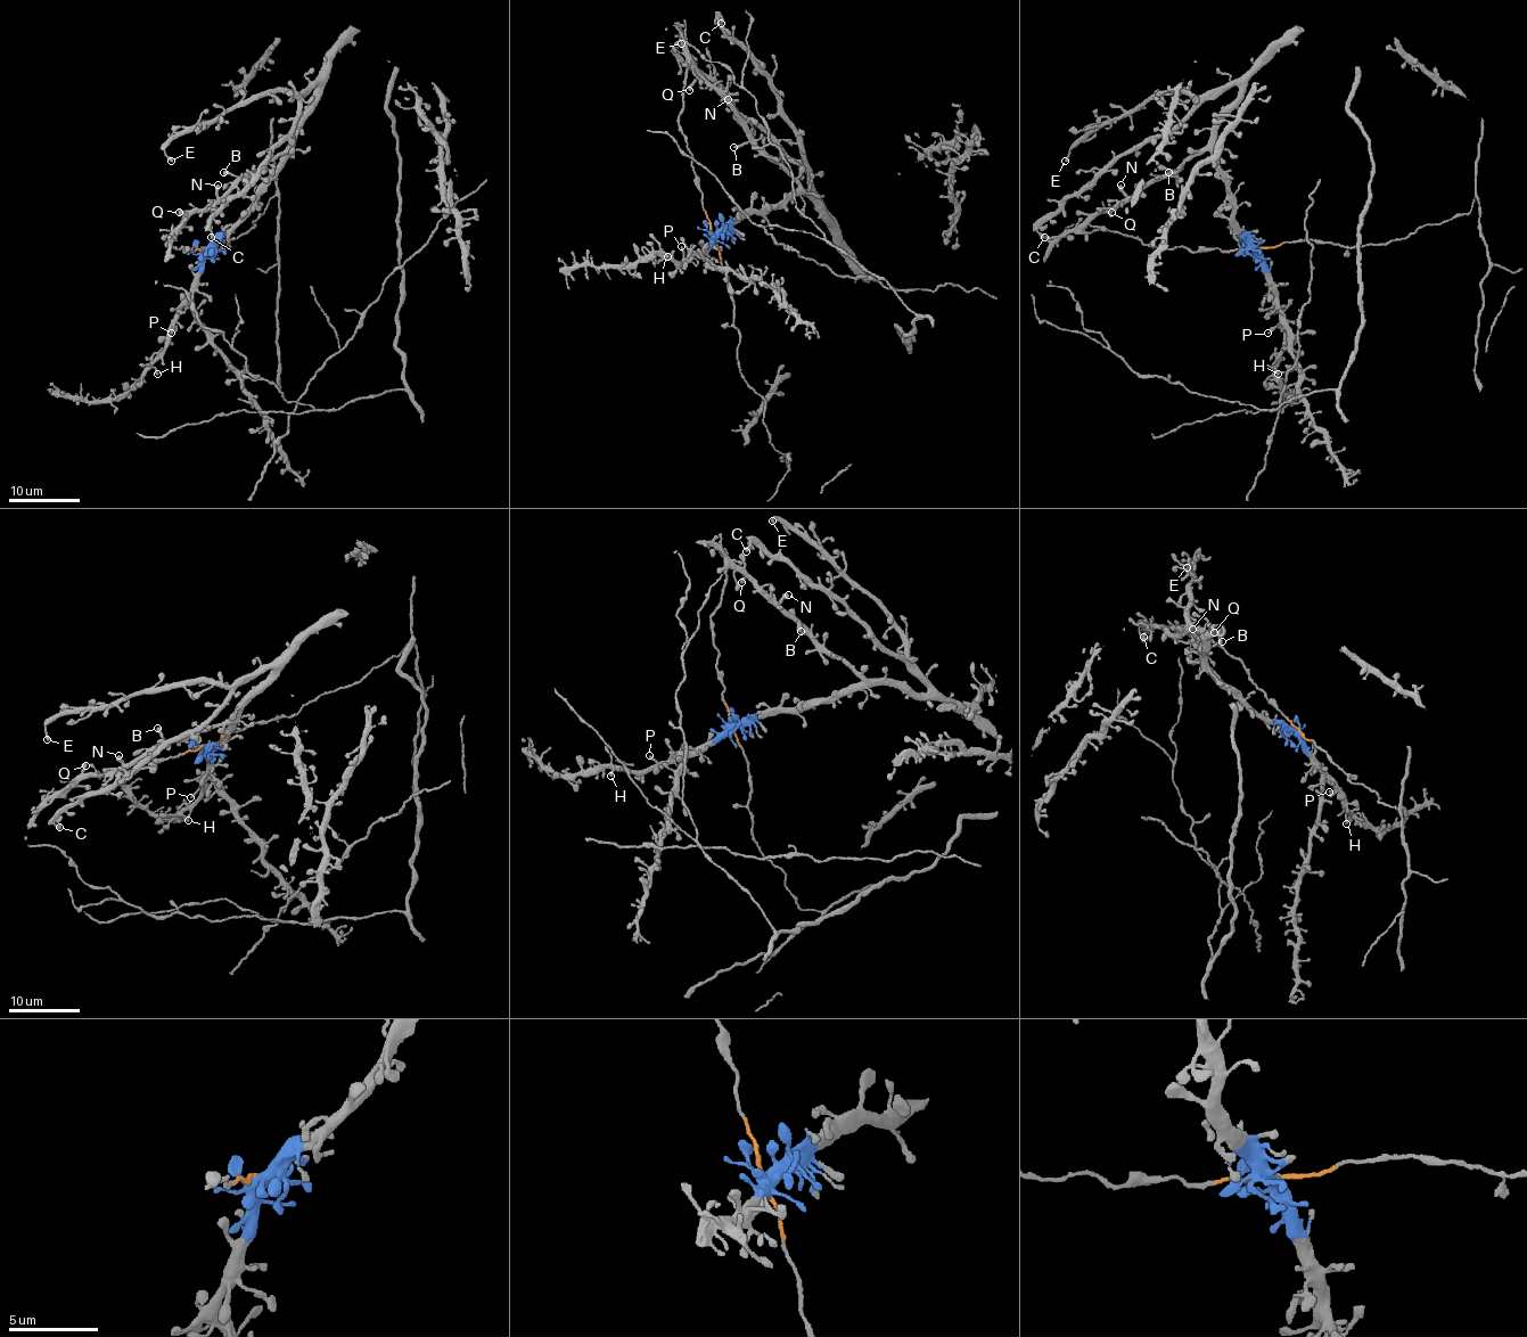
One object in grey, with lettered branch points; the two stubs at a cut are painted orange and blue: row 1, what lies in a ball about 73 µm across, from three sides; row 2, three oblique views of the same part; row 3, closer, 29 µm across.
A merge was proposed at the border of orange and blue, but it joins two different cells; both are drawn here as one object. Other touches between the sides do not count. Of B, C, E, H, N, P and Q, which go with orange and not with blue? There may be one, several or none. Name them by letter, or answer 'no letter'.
no letter

